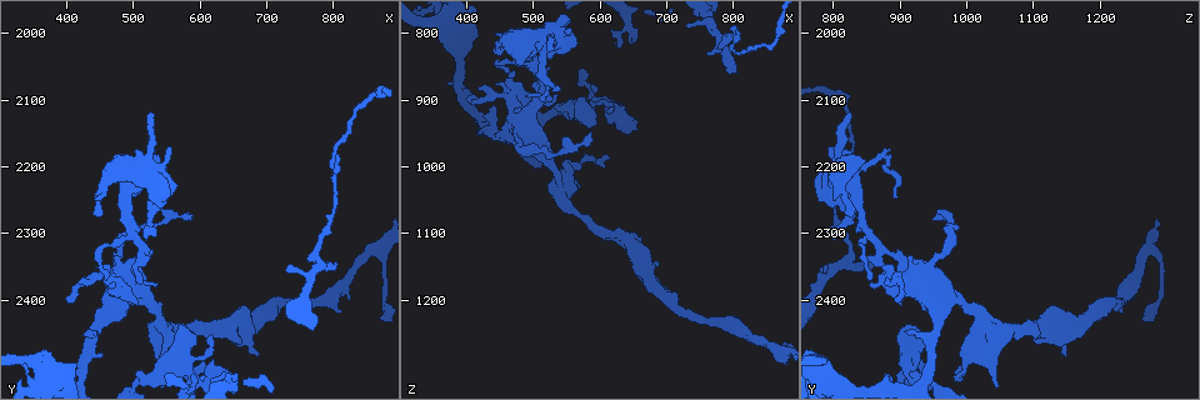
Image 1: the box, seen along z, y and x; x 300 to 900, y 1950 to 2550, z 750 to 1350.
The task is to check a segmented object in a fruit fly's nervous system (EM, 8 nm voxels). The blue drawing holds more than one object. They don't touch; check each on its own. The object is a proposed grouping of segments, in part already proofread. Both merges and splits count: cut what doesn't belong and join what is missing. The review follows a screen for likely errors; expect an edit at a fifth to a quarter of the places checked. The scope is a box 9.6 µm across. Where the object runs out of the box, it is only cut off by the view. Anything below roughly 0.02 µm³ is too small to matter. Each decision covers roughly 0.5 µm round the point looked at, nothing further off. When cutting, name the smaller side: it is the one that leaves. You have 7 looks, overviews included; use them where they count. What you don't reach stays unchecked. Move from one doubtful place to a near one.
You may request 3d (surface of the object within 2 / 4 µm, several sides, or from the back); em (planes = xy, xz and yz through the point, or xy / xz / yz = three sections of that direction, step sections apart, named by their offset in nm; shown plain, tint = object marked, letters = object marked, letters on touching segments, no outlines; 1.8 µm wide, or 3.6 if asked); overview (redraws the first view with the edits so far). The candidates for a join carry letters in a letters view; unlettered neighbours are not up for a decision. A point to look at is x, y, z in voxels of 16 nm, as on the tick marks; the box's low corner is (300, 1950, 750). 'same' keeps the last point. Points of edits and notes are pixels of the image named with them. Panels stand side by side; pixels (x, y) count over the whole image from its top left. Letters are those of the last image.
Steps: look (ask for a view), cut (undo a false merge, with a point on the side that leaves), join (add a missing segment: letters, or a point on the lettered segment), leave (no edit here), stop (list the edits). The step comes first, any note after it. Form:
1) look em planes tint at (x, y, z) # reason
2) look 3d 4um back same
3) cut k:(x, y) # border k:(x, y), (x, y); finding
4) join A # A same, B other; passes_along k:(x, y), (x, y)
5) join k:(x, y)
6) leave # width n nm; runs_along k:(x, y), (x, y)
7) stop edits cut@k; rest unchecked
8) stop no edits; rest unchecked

look em planes letters at (790, 2350, 860) # branch stops here

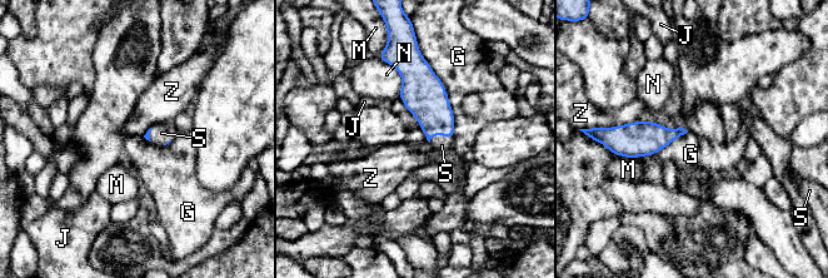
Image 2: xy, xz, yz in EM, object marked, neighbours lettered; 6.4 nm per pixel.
join S # longest_contact G 600 nm; G other, J other, M other, N other, S same, Z other; passes_along 2:(425, 97), (439, 133), (442, 145); it goes on there

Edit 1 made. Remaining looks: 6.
look overview # redraw

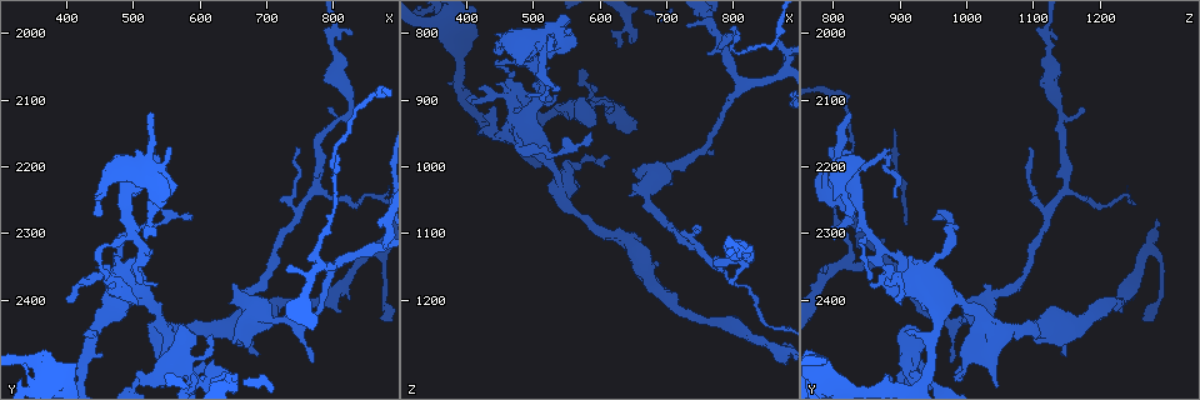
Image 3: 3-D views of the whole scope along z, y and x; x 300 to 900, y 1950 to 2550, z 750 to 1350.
look em planes plain at (770, 2490, 980) # thin end

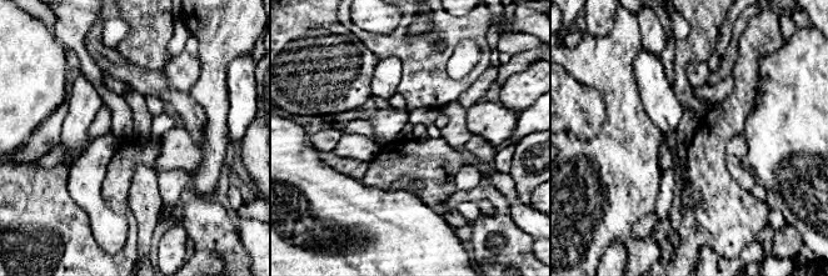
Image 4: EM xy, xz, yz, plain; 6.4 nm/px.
look em planes letters same # see the neighbours

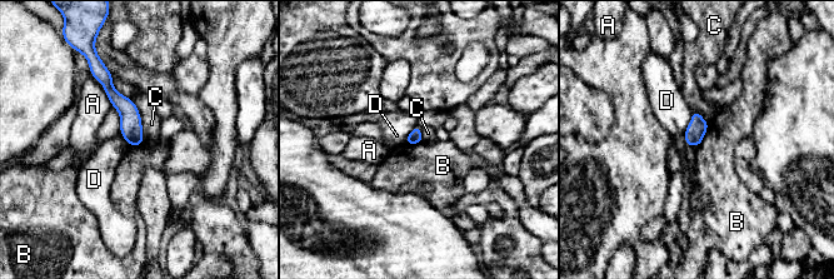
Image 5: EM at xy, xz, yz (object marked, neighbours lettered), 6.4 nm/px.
leave # A other, B other, C other, D other; runs_along 5:(100, 76), (128, 110), (138, 142); none of them fits

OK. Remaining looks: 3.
look 3d 4um at (600, 2520, 900) # thick turns thin

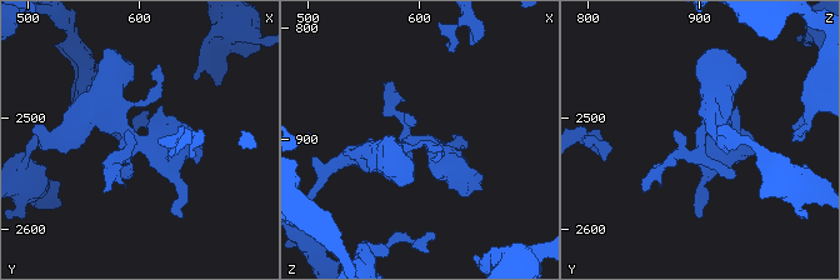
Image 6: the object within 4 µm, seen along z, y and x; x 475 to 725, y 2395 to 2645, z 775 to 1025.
look em xz step 8 letters at (594, 2520, 900) # now the EM

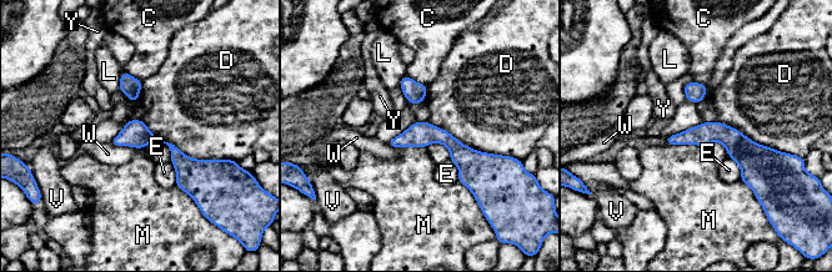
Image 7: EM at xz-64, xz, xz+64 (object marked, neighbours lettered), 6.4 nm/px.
leave # C other, D other, E other, L other, M other, V other, W other, Y other; runs_along 7:(670, 140), (726, 135), (768, 160); one cell here

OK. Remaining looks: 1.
stop edits join@2; rest unchecked

